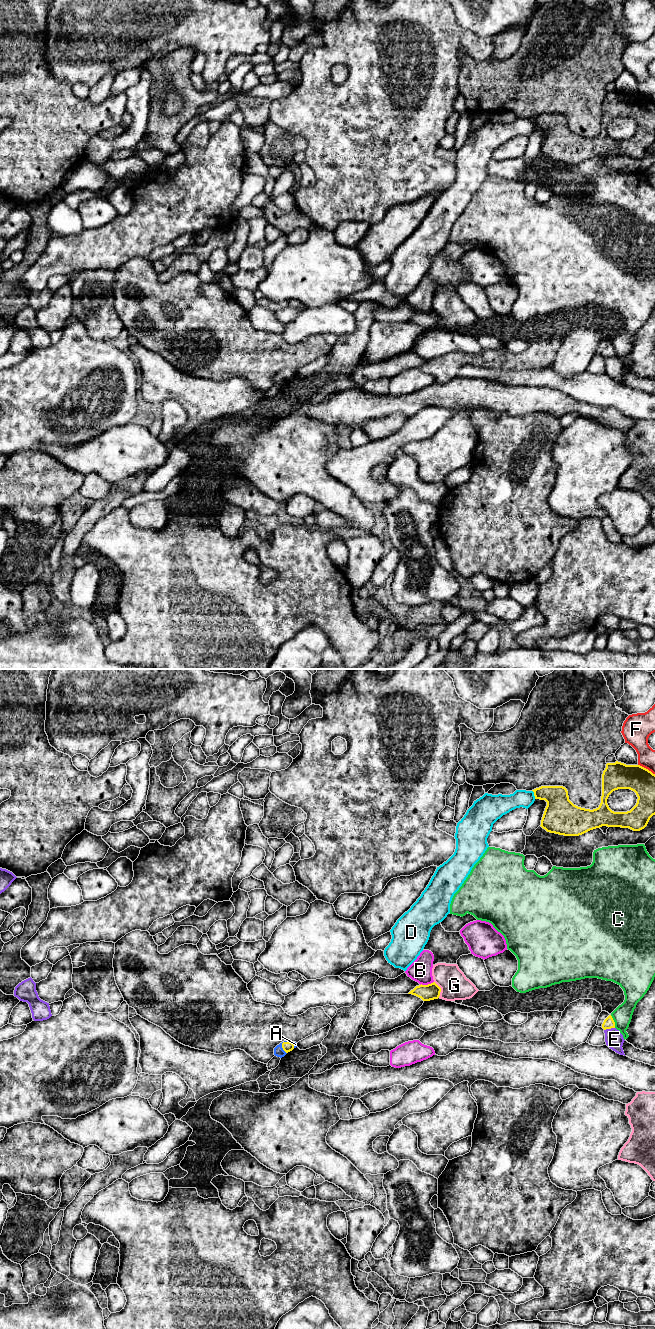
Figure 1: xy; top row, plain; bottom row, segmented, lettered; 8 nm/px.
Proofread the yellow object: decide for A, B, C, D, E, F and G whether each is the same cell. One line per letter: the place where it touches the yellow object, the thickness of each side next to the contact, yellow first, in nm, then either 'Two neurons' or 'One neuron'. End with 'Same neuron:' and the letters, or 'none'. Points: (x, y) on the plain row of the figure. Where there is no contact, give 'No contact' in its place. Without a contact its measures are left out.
A: Touches yellow at xy (282, 372). Thickness 80 nm (yellow) against 30 nm. One neuron
B: Touches yellow at xy (426, 313). Thickness 130 nm (yellow) against 180 nm. Two neurons
C: Touches yellow at xy (613, 349). Thickness 90 nm (yellow) against 160 nm. Two neurons
D: Touches yellow at xy (534, 122). Thickness 240 nm (yellow) against 140 nm. Two neurons
E: Touches yellow at xy (609, 356). Thickness 90 nm (yellow) against 150 nm. Two neurons
F: Touches yellow at xy (645, 96). Thickness 220 nm (yellow) against 160 nm. One neuron
G: Touches yellow at xy (440, 317). Thickness 130 nm (yellow) against 220 nm. Two neurons
Same neuron: A, F

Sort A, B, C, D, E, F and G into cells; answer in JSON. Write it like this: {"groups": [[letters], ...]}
{"groups": [["A", "F"], ["B"], ["C"], ["D"], ["E"], ["G"]]}

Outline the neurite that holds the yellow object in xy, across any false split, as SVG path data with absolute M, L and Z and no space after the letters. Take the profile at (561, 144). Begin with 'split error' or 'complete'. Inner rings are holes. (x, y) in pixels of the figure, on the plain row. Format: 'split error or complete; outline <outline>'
complete; outline M618 89L607 91L602 102L601 131L598 136L593 138L574 133L569 128L567 117L563 114L541 114L532 119L535 127L547 130L540 154L547 160L564 164L579 164L602 154L640 159L655 143L655 102L640 93L626 93ZM618 117L630 117L636 121L637 131L630 139L614 140L609 136L607 127L613 119Z

